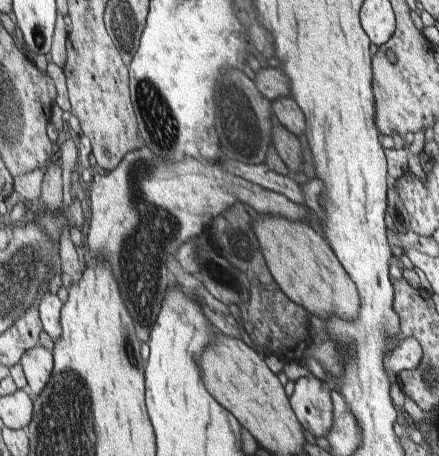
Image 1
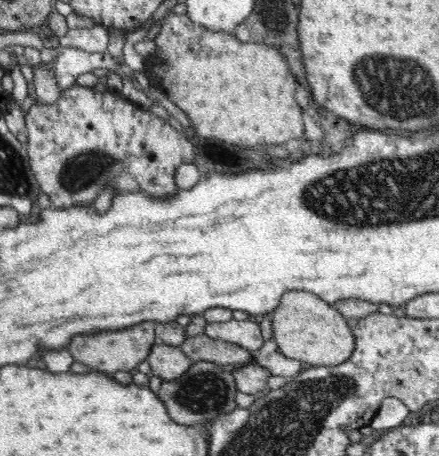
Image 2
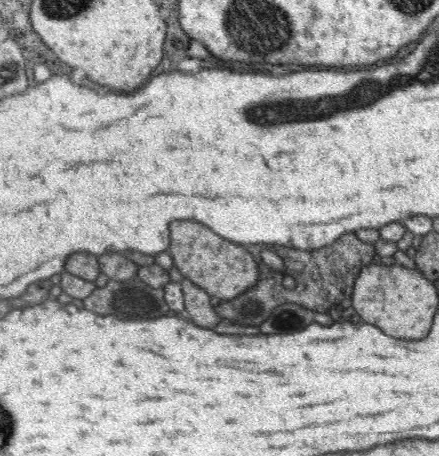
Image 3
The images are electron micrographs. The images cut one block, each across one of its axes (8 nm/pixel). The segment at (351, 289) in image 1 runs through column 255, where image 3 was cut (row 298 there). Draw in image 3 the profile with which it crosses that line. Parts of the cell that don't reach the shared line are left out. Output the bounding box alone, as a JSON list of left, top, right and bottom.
[170,222,262,302]

